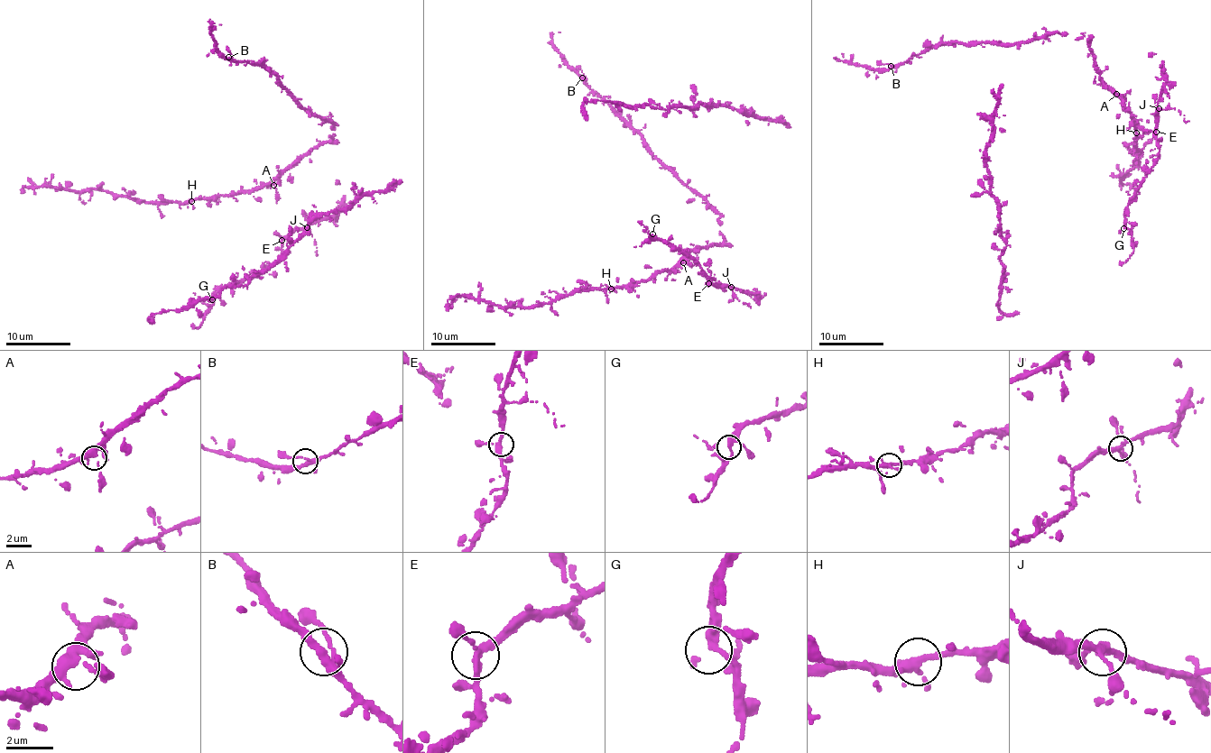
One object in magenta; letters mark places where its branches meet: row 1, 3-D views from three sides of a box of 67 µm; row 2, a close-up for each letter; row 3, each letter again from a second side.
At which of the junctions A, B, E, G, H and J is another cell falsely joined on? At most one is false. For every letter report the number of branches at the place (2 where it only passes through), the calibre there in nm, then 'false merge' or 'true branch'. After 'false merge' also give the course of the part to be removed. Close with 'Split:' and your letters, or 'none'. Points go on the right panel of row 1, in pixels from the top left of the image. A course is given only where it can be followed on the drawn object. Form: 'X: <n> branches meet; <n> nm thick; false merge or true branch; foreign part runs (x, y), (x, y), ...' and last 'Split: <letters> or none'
A: 3 branches meet; 320 nm thick; true branch
B: 4 branches meet; 280 nm thick; true branch
E: 3 branches meet; 280 nm thick; true branch
G: 3 branches meet; 240 nm thick; true branch
H: 3 branches meet; 280 nm thick; true branch
J: 4 branches meet; 280 nm thick; true branch
Split: none

